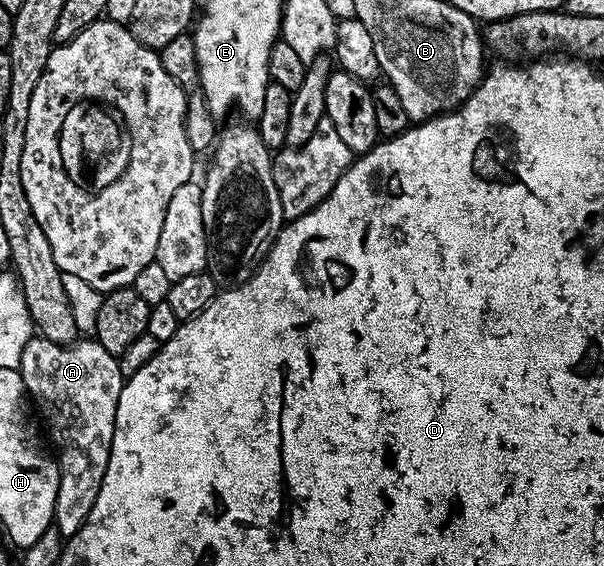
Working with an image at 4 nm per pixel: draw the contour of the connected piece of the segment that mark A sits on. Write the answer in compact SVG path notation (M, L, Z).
M34 336L23 348L19 369L25 393L39 418L41 413L43 426L45 421L48 441L51 446L53 441L52 449L61 468L53 526L62 539L68 540L83 528L83 520L87 520L107 472L115 432L115 408L123 385L121 363L118 355L107 352L95 340L78 340L64 346Z

